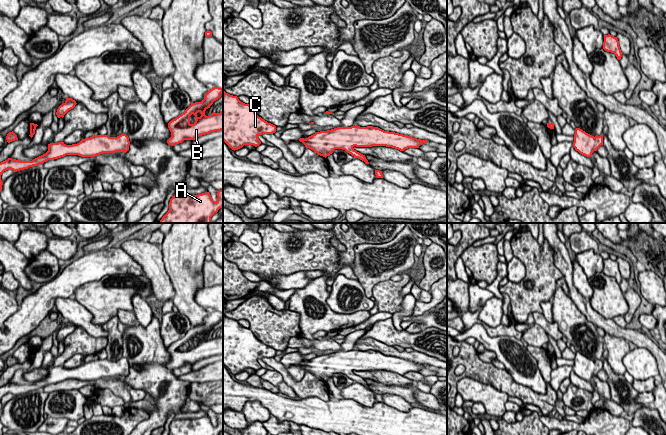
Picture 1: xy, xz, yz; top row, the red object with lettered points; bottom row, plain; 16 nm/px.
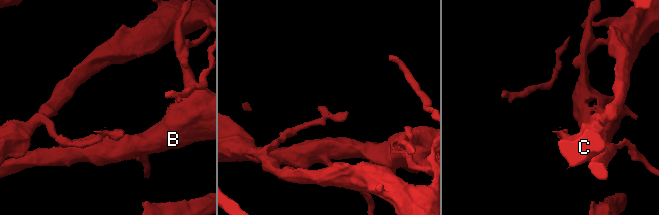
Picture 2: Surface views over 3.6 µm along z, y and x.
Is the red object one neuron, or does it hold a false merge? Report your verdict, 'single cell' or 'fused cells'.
fused cells

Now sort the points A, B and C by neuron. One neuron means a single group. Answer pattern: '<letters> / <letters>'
A C / B

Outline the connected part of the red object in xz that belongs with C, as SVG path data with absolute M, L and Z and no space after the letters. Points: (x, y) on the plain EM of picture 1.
M223 315L223 366L232 374L261 368L258 360L273 358L276 350L259 341L249 328Z

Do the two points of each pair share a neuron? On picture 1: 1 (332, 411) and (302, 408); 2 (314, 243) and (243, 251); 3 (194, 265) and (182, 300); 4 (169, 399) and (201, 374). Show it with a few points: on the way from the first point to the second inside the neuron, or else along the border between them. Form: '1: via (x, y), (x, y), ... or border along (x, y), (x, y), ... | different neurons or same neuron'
1: via (325, 411), (309, 411) | same neuron
2: via (296, 251), (283, 253), (278, 257), (261, 257) | same neuron
3: via (186, 274), (185, 291) | same neuron
4: border along (177, 376), (190, 383) | different neurons

